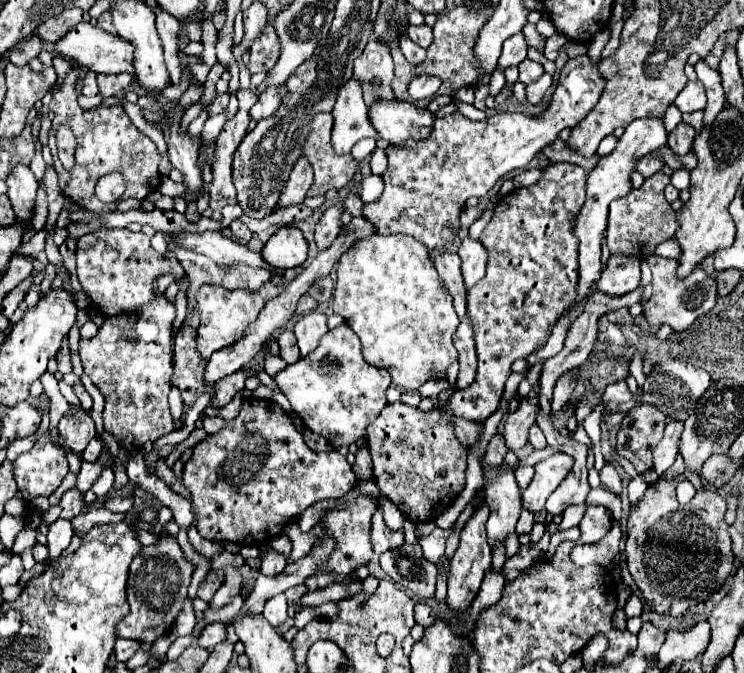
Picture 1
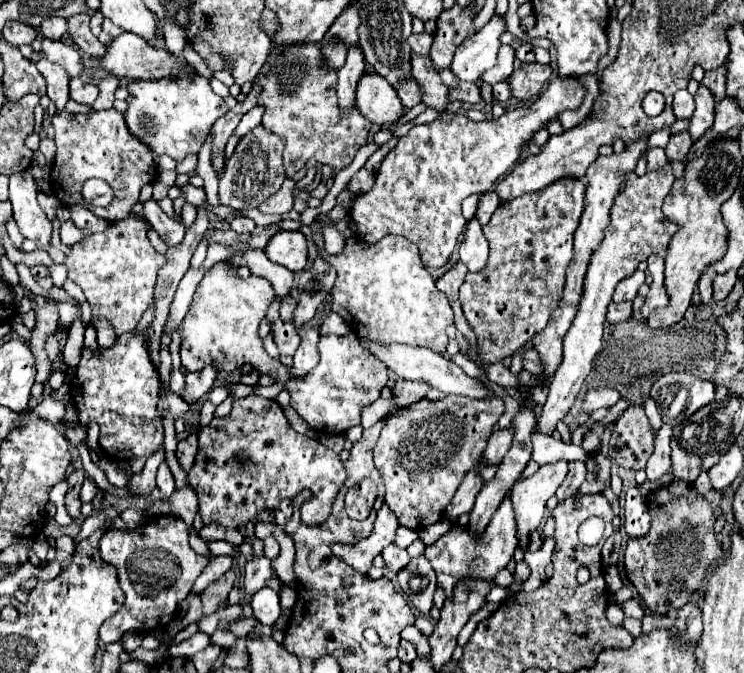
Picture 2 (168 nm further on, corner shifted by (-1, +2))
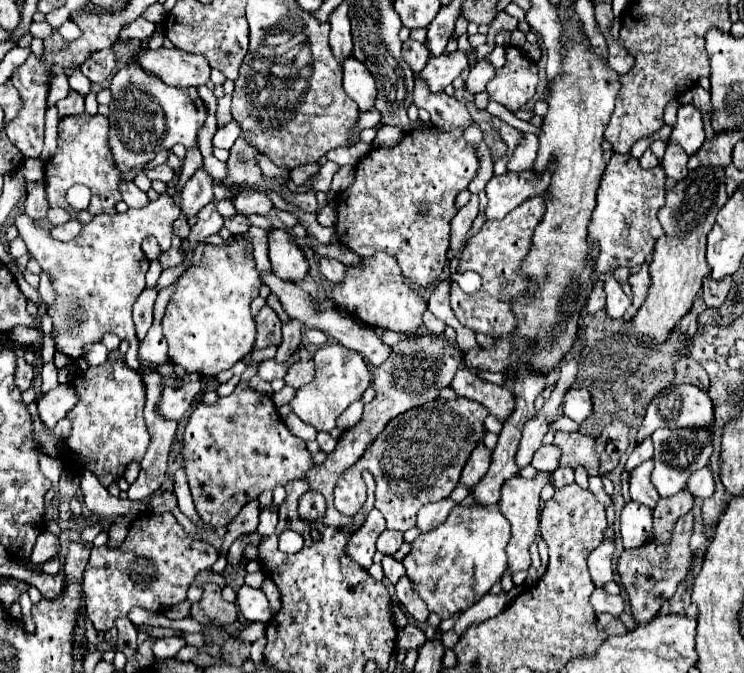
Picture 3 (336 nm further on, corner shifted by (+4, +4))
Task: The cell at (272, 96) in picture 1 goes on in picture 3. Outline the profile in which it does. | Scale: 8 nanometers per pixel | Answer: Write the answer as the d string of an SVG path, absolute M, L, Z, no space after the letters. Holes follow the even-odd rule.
M233 119L231 123L227 123L225 127L221 127L215 137L213 137L213 147L219 147L219 149L231 149L231 145L237 141L237 137L241 135L241 129L239 129L239 123Z

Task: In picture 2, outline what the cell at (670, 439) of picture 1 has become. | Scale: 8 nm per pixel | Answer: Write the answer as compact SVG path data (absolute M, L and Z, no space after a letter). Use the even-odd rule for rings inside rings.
M662 425L656 437L654 453L650 455L646 469L644 469L648 481L658 481L670 469L670 437L672 437L670 425Z

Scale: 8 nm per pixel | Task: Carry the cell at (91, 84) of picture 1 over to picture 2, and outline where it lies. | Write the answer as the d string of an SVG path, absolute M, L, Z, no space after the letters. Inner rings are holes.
M80 77L70 79L70 99L82 105L92 105L98 97L98 87L84 83Z

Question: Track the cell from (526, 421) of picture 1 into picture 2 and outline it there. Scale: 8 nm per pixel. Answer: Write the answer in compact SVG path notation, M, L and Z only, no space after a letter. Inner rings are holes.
M498 429L498 431L494 431L492 437L488 439L488 445L486 445L484 453L482 453L482 459L484 459L482 463L488 465L488 467L498 465L500 459L508 453L510 443L512 443L512 429L504 429L504 431Z

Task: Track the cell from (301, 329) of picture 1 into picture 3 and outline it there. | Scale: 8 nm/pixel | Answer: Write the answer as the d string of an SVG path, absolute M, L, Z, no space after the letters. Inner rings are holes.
M313 359L309 361L297 361L293 363L289 369L287 369L287 375L285 375L285 383L293 389L299 389L303 387L307 381L313 379L313 373L315 373L315 363Z

